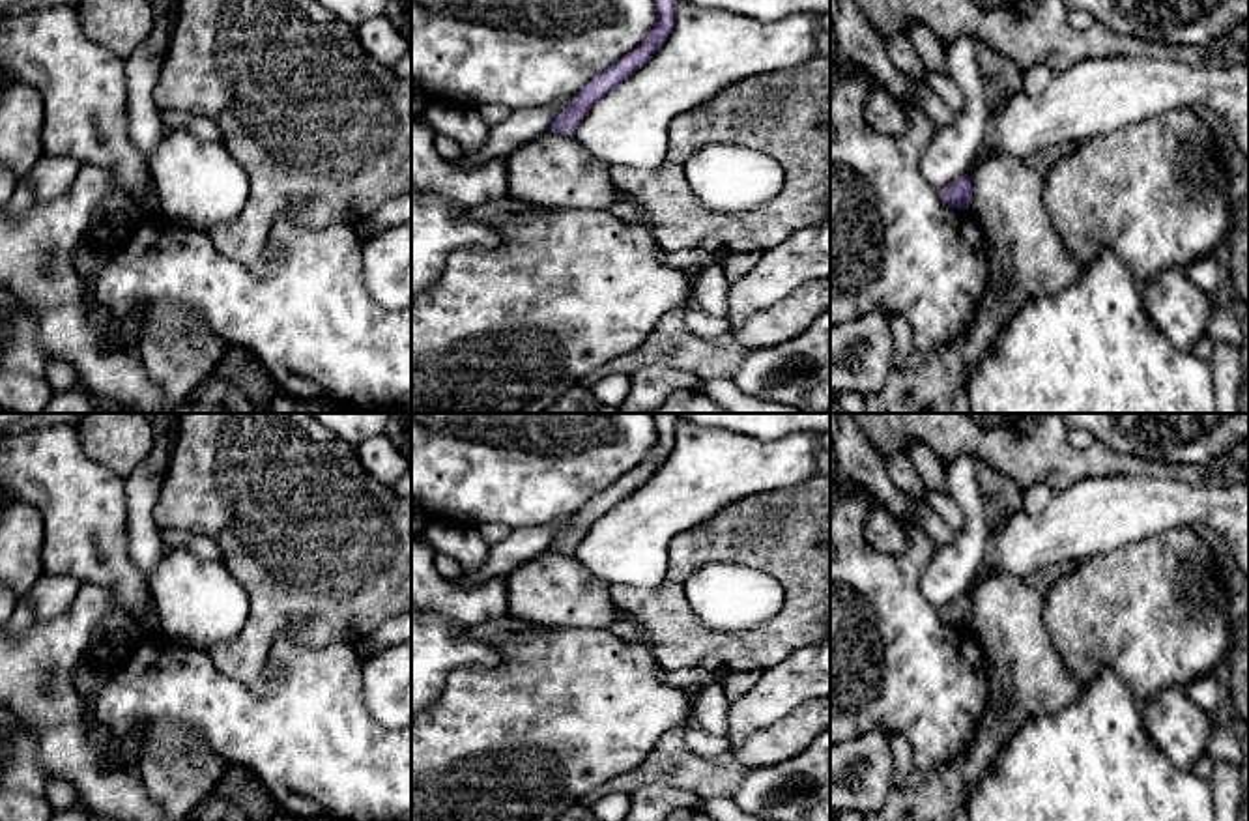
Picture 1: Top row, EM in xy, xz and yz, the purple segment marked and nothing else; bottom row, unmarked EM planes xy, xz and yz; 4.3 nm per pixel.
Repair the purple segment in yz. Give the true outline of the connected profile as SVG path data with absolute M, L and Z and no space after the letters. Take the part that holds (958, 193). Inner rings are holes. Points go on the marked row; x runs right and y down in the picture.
M969 174L957 178L944 189L939 189L939 196L952 208L969 209L969 206L972 204L972 181Z

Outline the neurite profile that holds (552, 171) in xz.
M544 133L507 159L509 194L546 208L608 211L617 206L610 165L574 137Z

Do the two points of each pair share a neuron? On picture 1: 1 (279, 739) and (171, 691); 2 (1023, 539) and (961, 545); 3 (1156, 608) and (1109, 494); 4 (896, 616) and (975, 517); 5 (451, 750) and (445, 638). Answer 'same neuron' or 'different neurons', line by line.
1: same neuron
2: different neurons
3: different neurons
4: different neurons
5: different neurons

